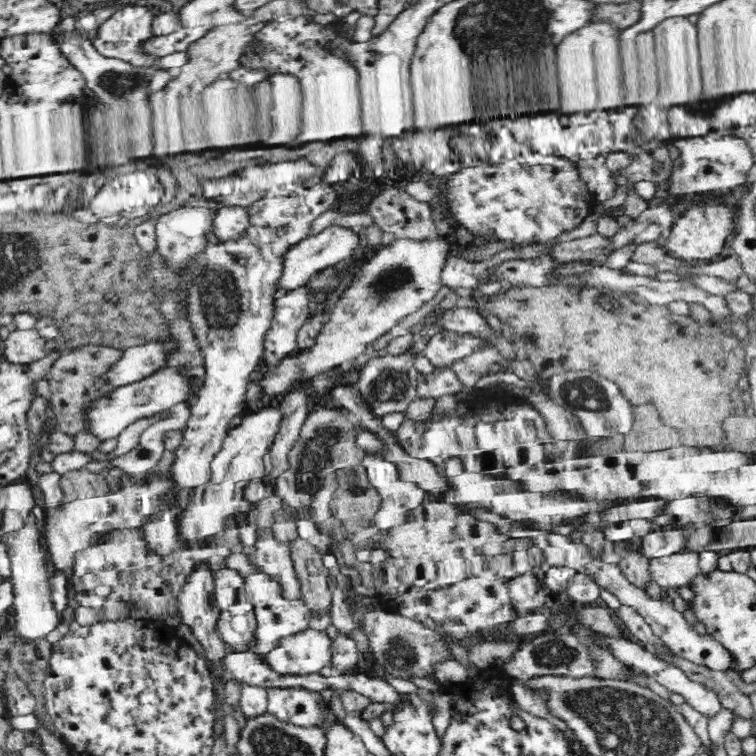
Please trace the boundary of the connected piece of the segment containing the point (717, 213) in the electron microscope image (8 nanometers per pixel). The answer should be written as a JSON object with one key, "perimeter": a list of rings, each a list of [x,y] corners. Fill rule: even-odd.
{"perimeter":[[[700,203],[697,206],[688,206],[687,211],[669,229],[670,235],[664,249],[671,257],[688,263],[714,260],[722,254],[722,246],[733,228],[734,216],[728,206],[722,204]]]}

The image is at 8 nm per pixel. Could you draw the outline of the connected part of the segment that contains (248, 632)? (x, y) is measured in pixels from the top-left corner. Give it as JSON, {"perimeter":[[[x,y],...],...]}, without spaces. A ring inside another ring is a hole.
{"perimeter":[[[240,589],[236,602],[222,610],[219,617],[220,635],[233,651],[243,652],[256,628],[253,604],[245,599],[244,589]]]}

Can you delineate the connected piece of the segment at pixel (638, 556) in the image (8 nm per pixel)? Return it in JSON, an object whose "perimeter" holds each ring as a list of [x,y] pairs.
{"perimeter":[[[629,537],[624,544],[625,553],[615,564],[632,584],[644,588],[644,584],[651,579],[651,559],[644,555],[637,538]]]}

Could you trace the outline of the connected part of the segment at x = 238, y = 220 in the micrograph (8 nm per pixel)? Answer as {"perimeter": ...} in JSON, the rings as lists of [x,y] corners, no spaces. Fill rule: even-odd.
{"perimeter":[[[222,206],[212,213],[211,232],[222,241],[233,239],[248,226],[248,221],[244,207]]]}

